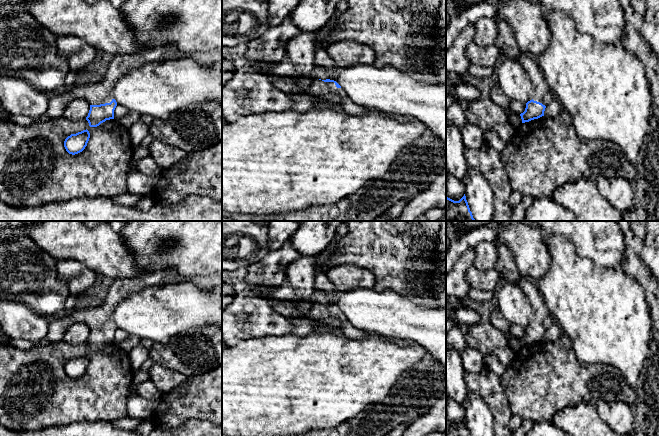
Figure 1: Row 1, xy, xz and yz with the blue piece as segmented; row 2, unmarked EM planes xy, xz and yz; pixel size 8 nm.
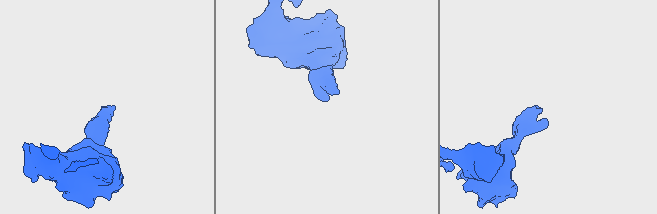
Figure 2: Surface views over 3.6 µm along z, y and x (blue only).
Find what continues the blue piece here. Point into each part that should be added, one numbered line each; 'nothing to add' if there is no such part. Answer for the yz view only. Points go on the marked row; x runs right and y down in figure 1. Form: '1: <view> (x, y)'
1: yz (543, 93)

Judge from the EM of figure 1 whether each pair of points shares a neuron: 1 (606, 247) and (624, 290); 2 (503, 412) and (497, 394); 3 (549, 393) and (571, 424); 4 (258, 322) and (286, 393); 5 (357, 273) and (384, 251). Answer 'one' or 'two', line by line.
1: two
2: one
3: two
4: two
5: two

